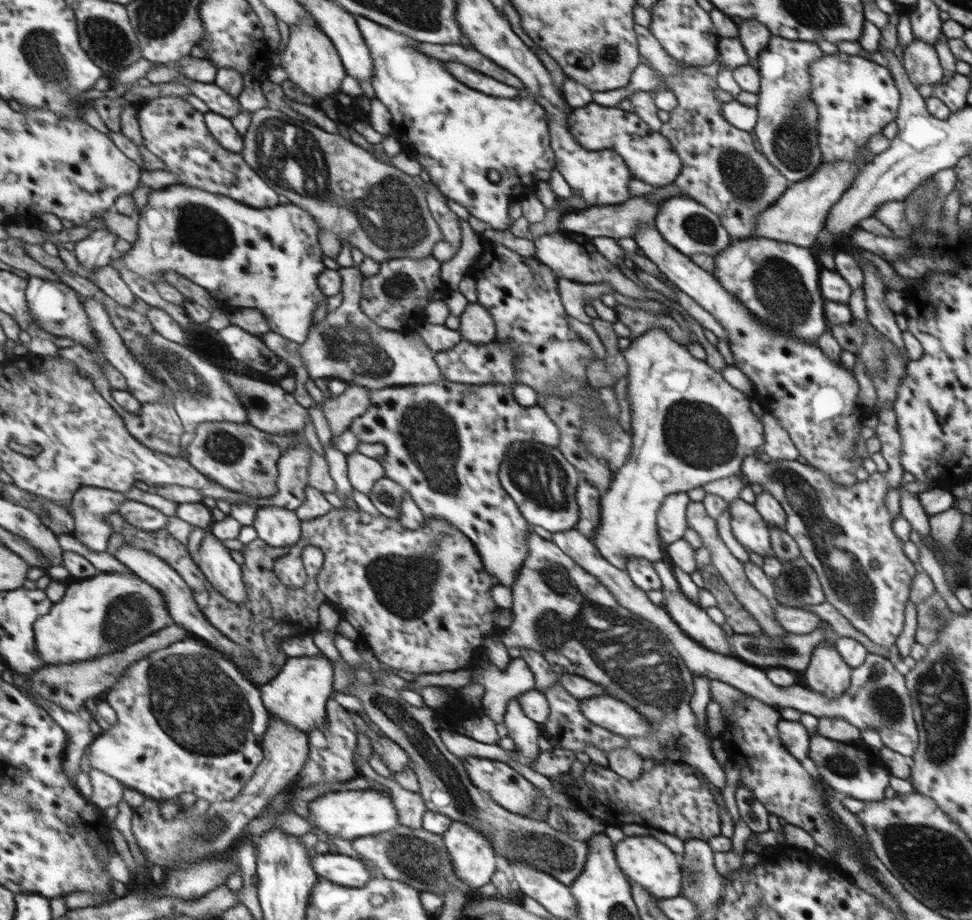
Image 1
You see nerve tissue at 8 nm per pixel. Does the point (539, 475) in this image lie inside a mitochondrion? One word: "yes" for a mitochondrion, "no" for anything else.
yes

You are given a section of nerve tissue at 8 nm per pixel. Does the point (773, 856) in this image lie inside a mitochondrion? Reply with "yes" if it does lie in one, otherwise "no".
no

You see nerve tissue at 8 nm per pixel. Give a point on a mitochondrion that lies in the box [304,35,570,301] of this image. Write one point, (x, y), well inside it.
(389, 214)

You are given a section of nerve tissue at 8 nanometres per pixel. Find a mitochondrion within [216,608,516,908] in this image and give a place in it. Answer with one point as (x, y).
(415, 859)

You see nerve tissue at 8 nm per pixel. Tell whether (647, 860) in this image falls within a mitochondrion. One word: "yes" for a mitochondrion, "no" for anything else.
no

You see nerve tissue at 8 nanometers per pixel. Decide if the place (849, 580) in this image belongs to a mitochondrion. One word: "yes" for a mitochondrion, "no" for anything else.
yes

